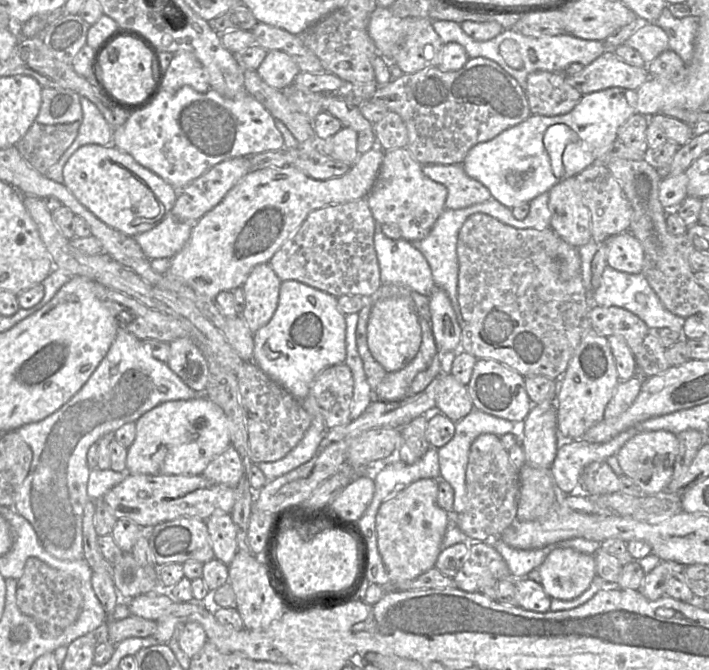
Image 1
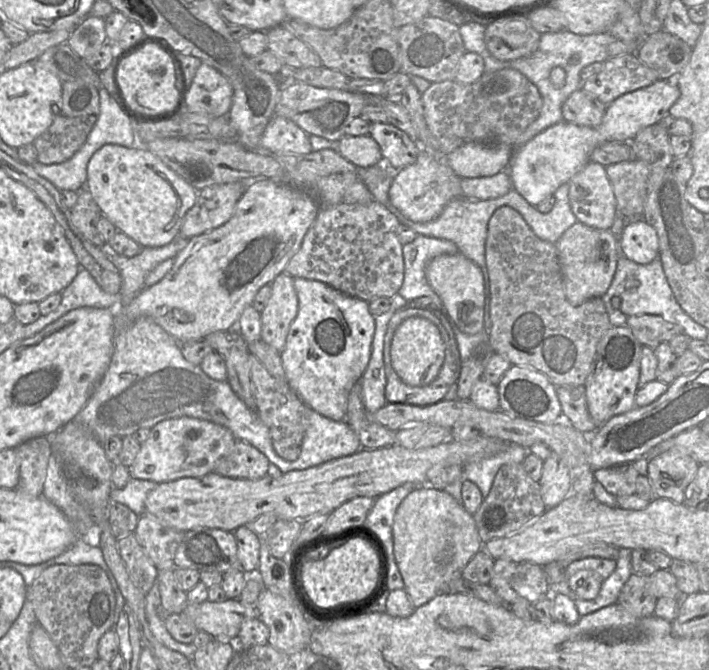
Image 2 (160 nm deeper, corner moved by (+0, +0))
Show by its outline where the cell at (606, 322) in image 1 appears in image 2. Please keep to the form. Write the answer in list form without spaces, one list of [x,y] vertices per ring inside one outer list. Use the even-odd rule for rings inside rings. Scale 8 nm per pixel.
[[[634,315],[627,317],[625,324],[641,343],[656,348],[660,343],[670,341],[674,336],[684,334],[682,328],[657,315]]]

